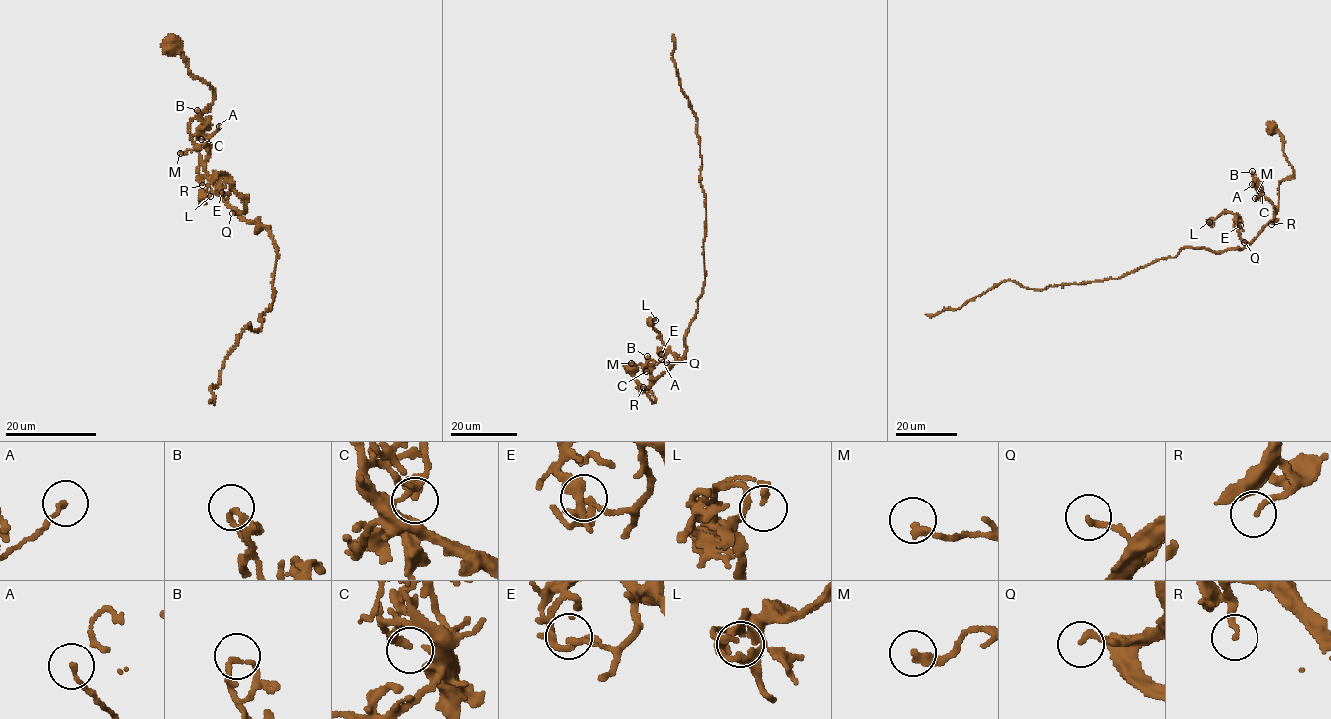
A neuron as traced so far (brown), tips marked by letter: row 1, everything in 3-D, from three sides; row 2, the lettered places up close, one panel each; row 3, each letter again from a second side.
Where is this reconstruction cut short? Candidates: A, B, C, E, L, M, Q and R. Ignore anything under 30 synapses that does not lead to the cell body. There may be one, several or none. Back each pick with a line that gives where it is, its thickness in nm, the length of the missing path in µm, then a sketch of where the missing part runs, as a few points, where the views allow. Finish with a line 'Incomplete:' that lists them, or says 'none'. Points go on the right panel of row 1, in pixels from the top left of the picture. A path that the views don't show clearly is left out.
Incomplete: none

